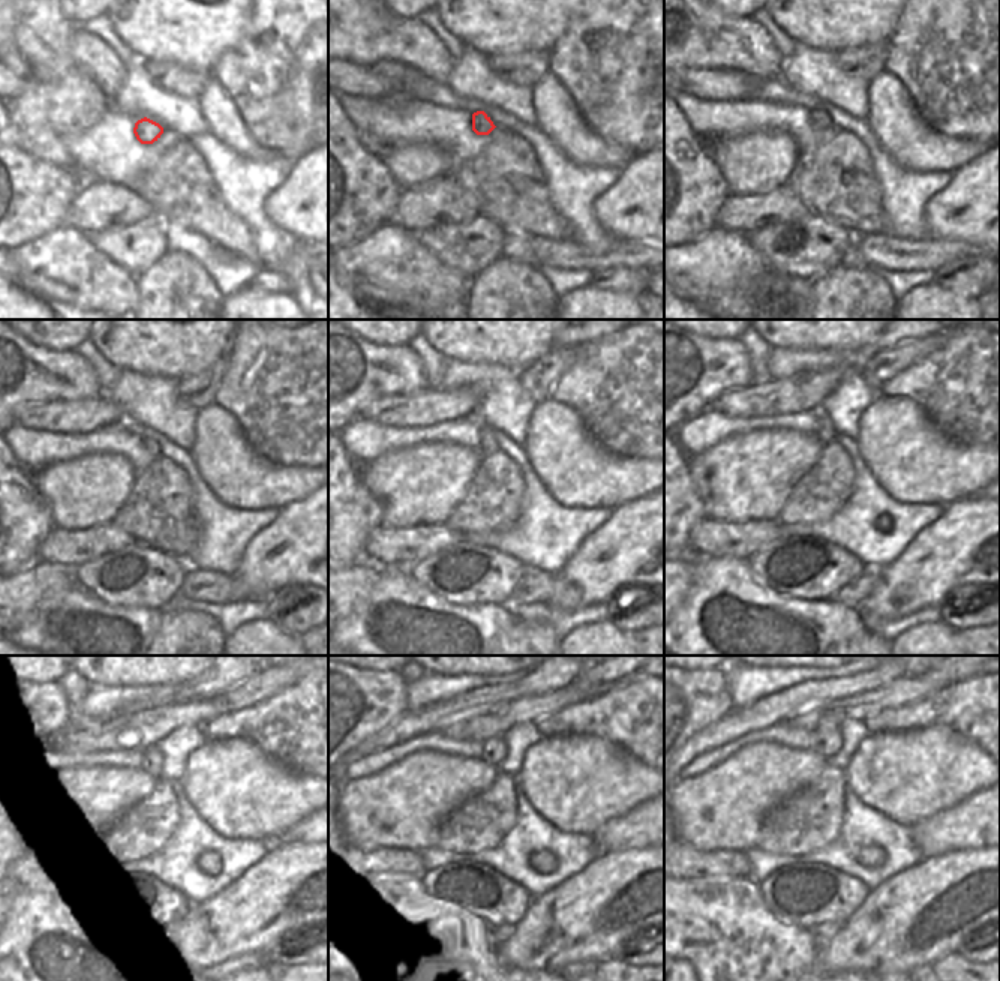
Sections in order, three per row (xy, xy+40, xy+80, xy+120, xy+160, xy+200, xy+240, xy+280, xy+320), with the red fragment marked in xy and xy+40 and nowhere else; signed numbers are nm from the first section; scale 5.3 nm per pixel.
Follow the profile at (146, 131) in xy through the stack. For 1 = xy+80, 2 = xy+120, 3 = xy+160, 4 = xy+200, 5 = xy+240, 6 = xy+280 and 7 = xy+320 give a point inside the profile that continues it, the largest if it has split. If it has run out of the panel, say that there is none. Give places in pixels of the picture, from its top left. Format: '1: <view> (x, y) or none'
1: xy+80 (819, 119)
2: xy+120 (149, 444)
3: xy+160 (486, 444)
4: xy+200 (823, 431)
5: xy+240 (153, 759)
6: xy+280 (492, 750)
7: xy+320 (826, 741)

